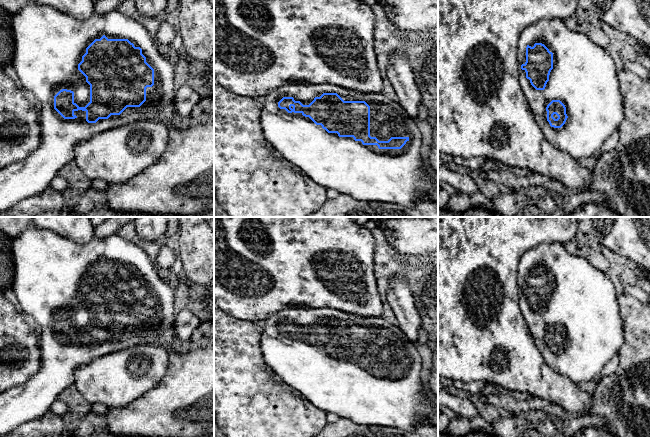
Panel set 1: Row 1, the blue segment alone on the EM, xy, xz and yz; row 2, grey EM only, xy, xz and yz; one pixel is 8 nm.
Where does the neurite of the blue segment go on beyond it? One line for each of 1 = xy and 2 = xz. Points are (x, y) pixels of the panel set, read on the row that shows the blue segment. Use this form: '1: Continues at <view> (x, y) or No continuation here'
1: Continues at xy (48, 45)
2: Continues at xz (366, 173)

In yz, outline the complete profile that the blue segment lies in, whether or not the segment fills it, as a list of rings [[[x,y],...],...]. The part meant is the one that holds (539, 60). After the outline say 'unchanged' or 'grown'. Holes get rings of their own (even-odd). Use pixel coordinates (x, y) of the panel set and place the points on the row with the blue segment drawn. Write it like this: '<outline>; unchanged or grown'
[[[544,18],[529,25],[521,33],[517,45],[520,86],[547,140],[576,160],[597,157],[604,142],[617,131],[624,118],[618,70],[611,55],[585,34],[571,31],[561,19]]]; grown

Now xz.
[[[292,83],[265,96],[260,123],[264,138],[287,161],[327,189],[358,201],[378,201],[412,207],[423,195],[430,196],[433,182],[420,153],[421,132],[415,119],[393,97],[364,93],[329,83]]]; grown

